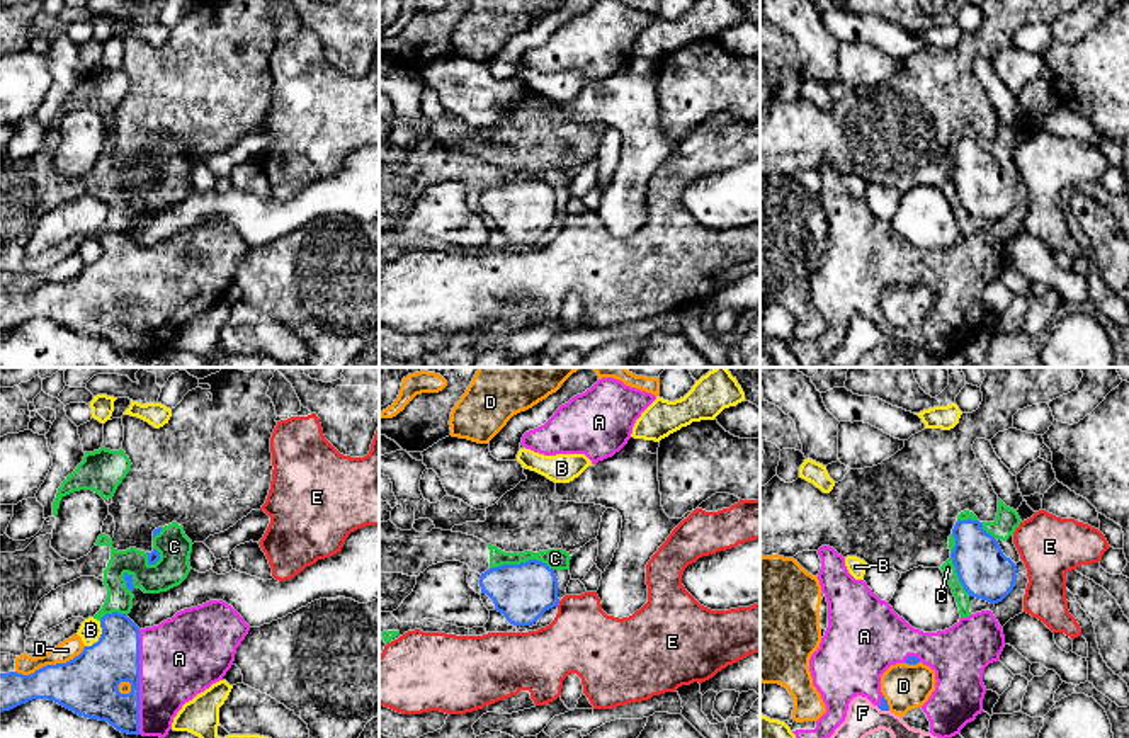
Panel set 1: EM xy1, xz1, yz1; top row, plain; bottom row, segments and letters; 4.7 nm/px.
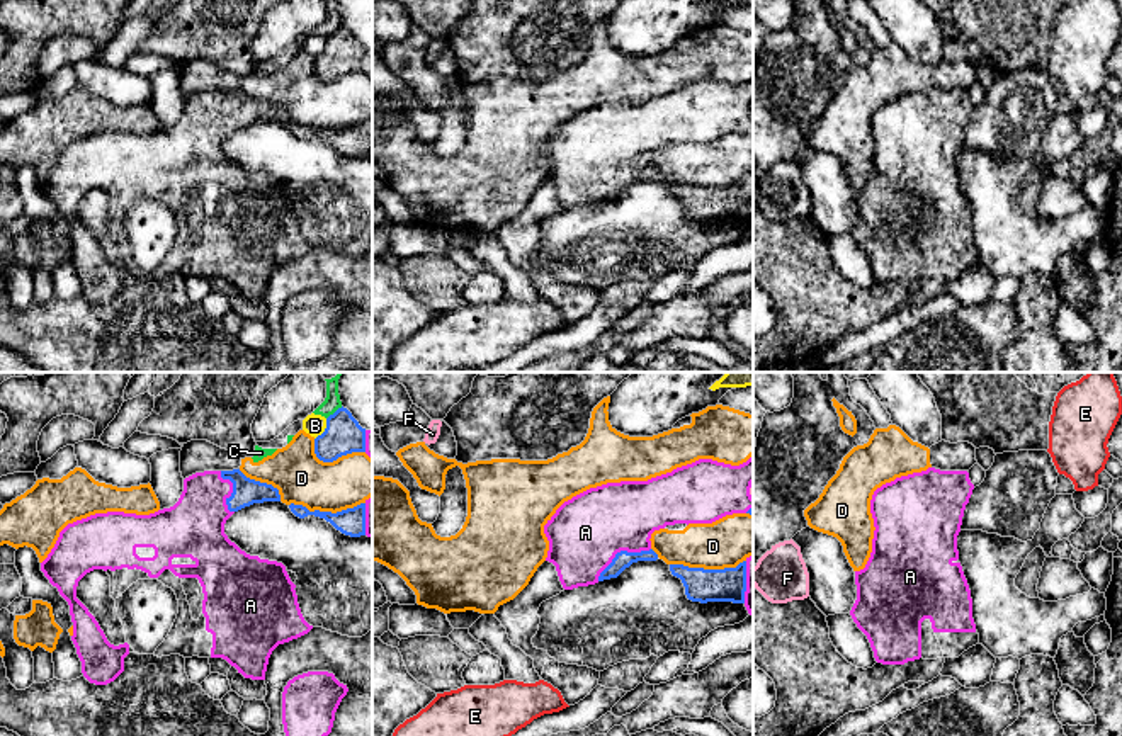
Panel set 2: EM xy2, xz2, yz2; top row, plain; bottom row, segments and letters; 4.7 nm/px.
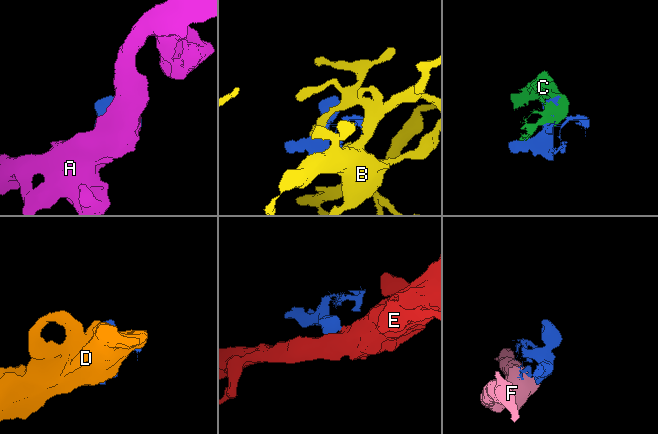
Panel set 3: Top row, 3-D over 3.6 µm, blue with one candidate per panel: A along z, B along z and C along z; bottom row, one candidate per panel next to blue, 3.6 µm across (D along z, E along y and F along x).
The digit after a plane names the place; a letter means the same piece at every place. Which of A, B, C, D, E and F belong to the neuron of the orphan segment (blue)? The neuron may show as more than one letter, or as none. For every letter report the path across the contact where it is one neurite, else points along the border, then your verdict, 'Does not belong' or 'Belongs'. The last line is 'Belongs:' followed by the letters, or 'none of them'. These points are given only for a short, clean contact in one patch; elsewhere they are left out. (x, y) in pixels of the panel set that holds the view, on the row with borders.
A: Belongs
B: Does not belong
C: Does not belong
D: Does not belong
E: Boundary: xz1 (560, 601), (556, 606). Does not belong
F: Boundary: yz1 (878, 708), (888, 711). Does not belong
Belongs: A

